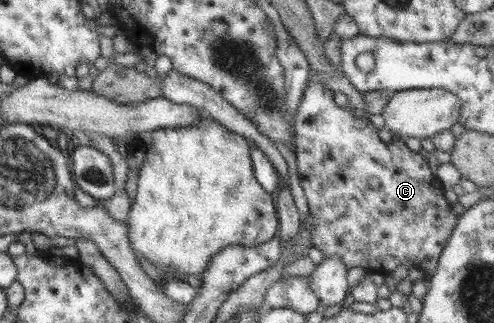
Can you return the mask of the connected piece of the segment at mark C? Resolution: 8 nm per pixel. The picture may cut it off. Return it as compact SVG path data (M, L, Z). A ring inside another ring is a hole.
M307 80L306 86L304 86L304 92L302 92L300 102L293 116L293 136L294 156L297 160L299 184L305 194L311 217L314 217L315 220L314 226L311 228L311 246L320 250L326 257L330 255L340 257L347 269L353 266L360 266L360 268L363 268L366 272L386 275L392 272L399 264L410 260L409 267L422 270L425 277L428 278L428 276L435 271L436 260L438 260L447 239L450 238L458 216L452 212L452 204L446 201L443 195L443 186L439 180L432 175L432 172L430 172L426 160L424 160L419 153L410 151L410 149L404 145L404 138L388 139L387 136L384 136L378 128L374 127L374 125L368 121L367 115L356 118L349 106L337 106L334 103L333 93L322 84L322 81L319 82L318 80ZM371 176L378 178L379 187L376 190L370 188L370 184L368 183Z

